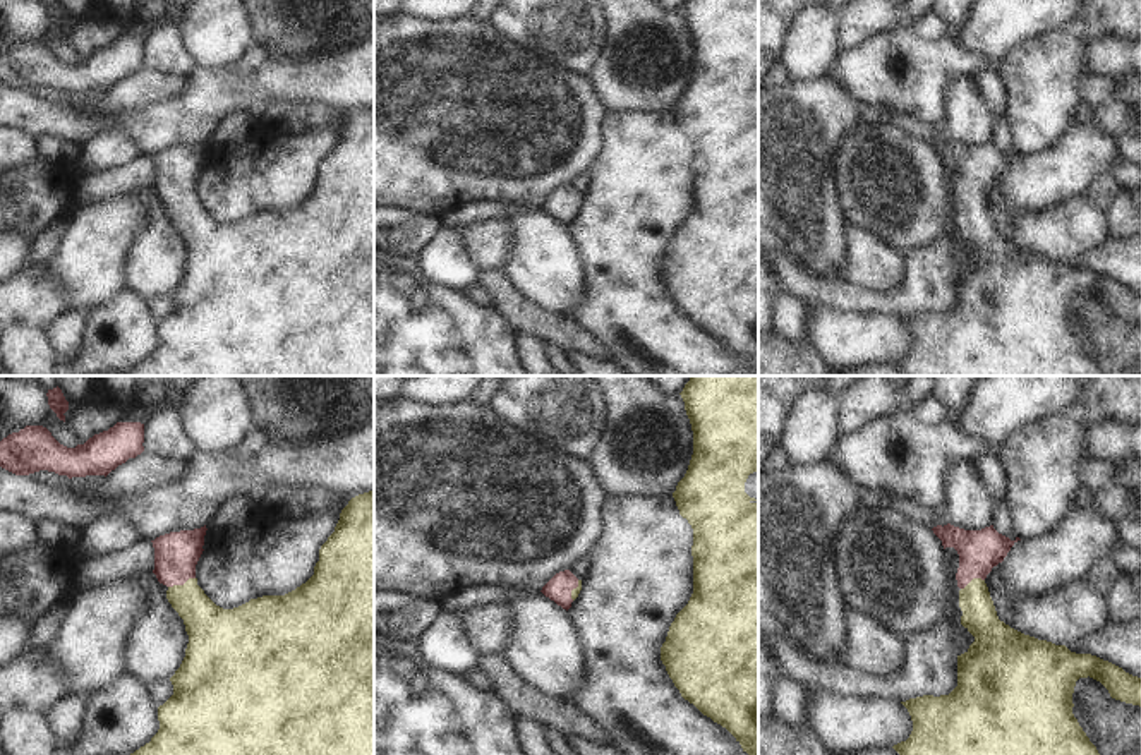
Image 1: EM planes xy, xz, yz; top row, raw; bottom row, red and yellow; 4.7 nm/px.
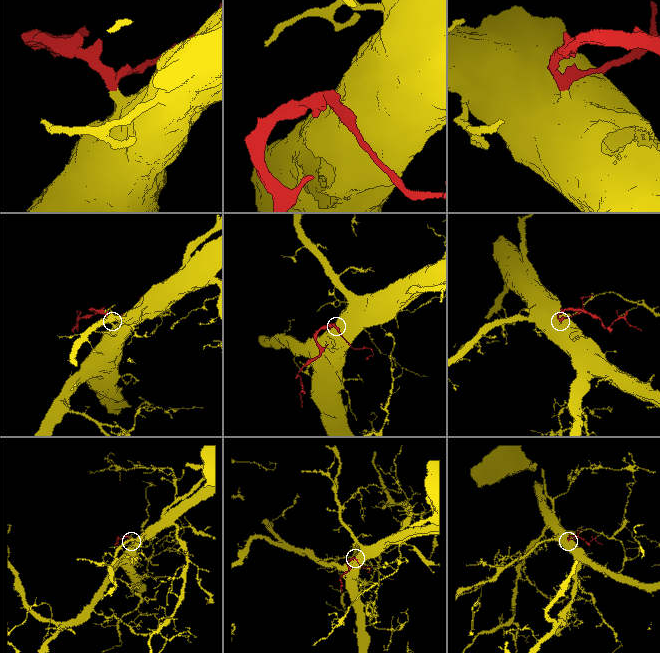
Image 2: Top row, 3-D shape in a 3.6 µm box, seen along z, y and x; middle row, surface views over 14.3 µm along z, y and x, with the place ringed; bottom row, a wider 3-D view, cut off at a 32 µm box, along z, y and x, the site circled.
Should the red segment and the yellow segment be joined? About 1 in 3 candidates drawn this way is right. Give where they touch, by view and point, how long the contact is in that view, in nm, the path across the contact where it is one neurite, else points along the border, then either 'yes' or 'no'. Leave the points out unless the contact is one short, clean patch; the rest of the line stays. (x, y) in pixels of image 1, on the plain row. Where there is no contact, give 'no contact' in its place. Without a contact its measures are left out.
xy (181, 199) | 140 nm | across xy (177, 169), (181, 199), (182, 208), (210, 244) | yes

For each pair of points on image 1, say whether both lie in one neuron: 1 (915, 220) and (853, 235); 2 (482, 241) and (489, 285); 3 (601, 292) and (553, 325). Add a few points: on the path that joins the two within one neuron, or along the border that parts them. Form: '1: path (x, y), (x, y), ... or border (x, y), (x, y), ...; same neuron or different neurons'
1: border (846, 220), (875, 234), (903, 254); different neurons
2: border (500, 270), (479, 273); different neurons
3: border (570, 318), (601, 344); different neurons

